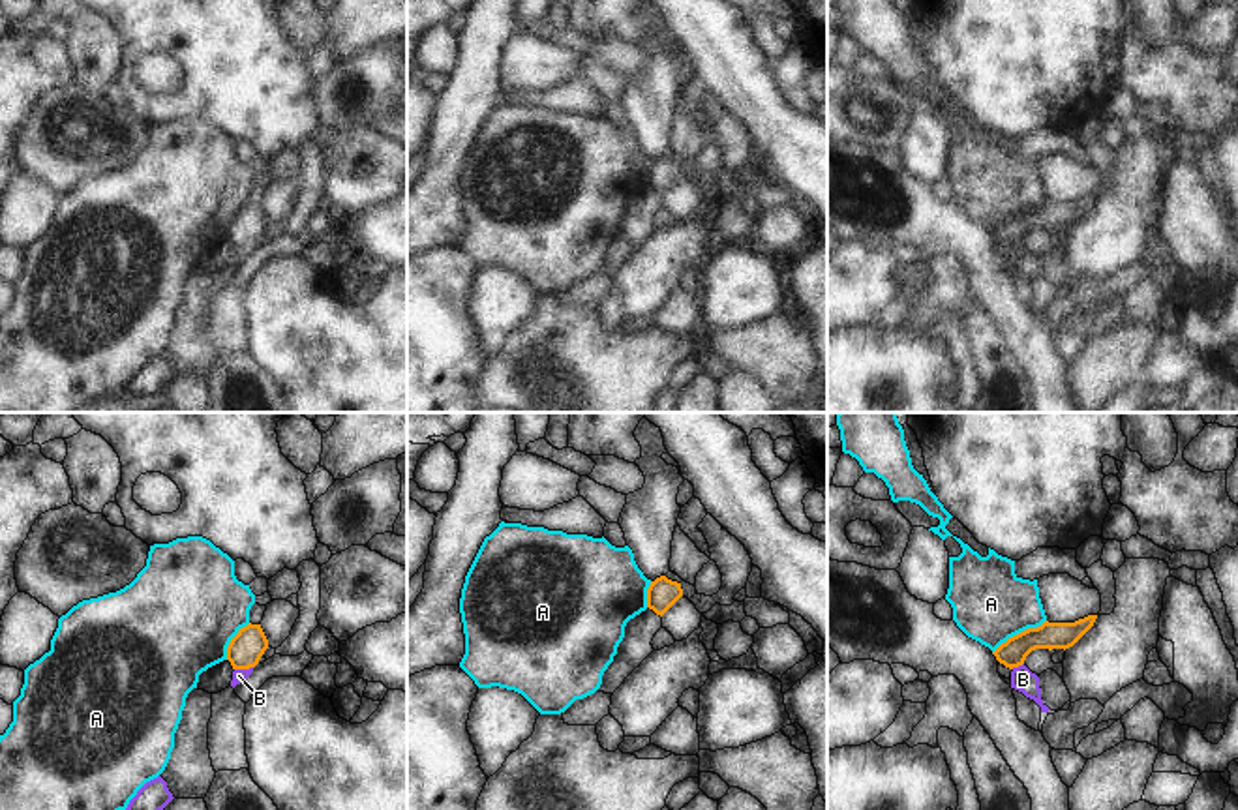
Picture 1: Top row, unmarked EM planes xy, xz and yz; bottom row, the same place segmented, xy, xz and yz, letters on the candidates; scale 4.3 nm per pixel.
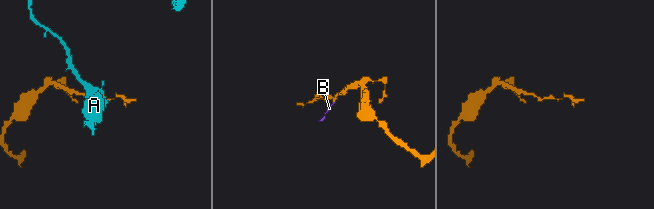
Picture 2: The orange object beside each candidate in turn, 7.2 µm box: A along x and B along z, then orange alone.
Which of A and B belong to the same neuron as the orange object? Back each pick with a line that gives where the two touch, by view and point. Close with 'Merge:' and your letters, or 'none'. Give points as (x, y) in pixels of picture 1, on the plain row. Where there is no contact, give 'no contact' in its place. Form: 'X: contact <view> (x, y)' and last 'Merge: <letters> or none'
B: contact xy (242, 248)
Merge: B

